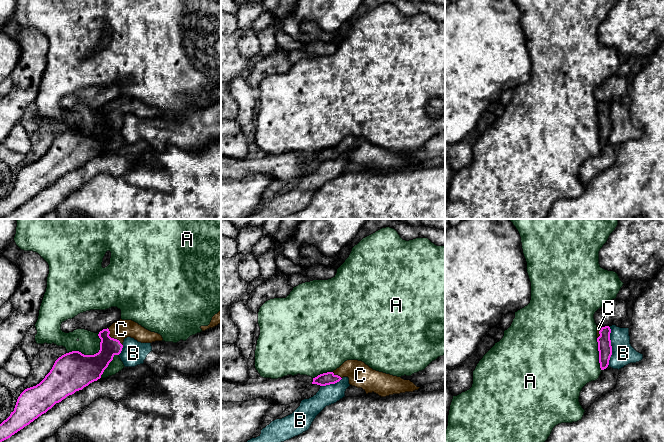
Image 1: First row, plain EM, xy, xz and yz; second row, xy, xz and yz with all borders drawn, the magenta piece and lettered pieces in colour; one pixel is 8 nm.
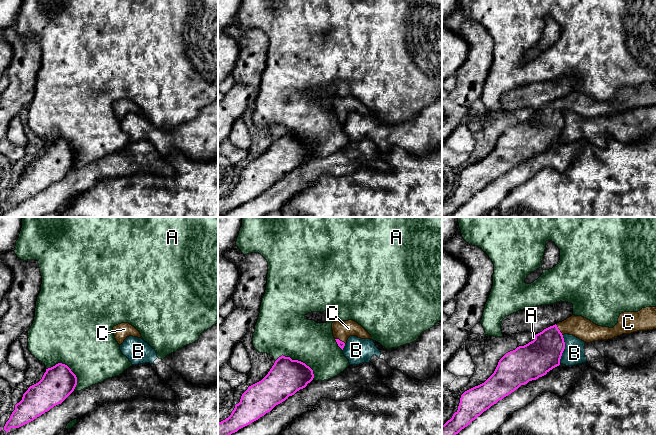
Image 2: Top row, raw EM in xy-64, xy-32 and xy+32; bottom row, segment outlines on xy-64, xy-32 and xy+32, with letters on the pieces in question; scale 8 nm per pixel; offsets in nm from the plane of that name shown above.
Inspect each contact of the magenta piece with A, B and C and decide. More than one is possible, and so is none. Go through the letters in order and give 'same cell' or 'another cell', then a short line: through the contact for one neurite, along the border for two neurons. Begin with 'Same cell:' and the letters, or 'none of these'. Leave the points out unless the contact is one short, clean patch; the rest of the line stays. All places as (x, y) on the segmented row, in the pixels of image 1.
Same cell: C
A: another cell
B: another cell
C: same cell; line xy (96, 364), (105, 355), (113, 338), (121, 329)

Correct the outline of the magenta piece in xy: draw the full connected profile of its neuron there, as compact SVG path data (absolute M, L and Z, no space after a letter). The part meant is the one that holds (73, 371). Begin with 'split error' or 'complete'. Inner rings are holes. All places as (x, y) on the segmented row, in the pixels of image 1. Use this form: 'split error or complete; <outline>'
split error; M122 319L100 331L98 336L101 339L98 353L84 355L72 351L62 355L39 384L20 394L14 411L0 424L0 442L29 425L67 396L100 379L113 357L121 353L125 338L131 337L141 343L163 340L160 334L132 320Z

